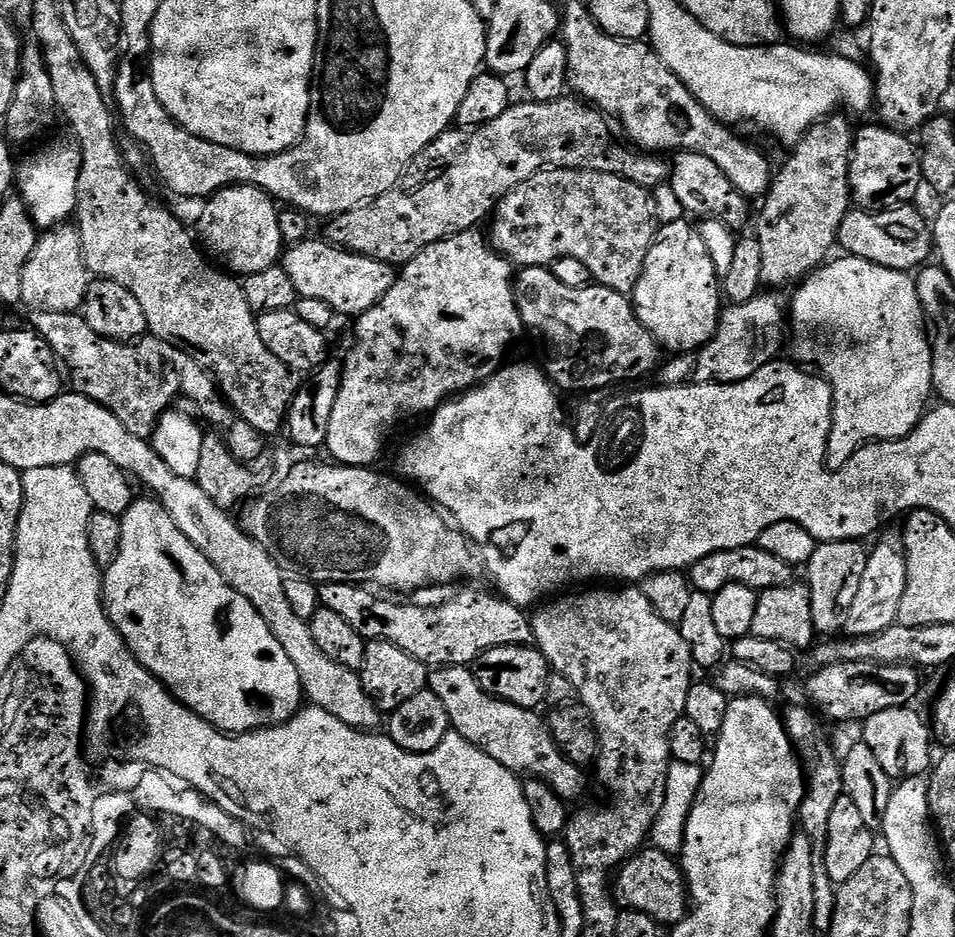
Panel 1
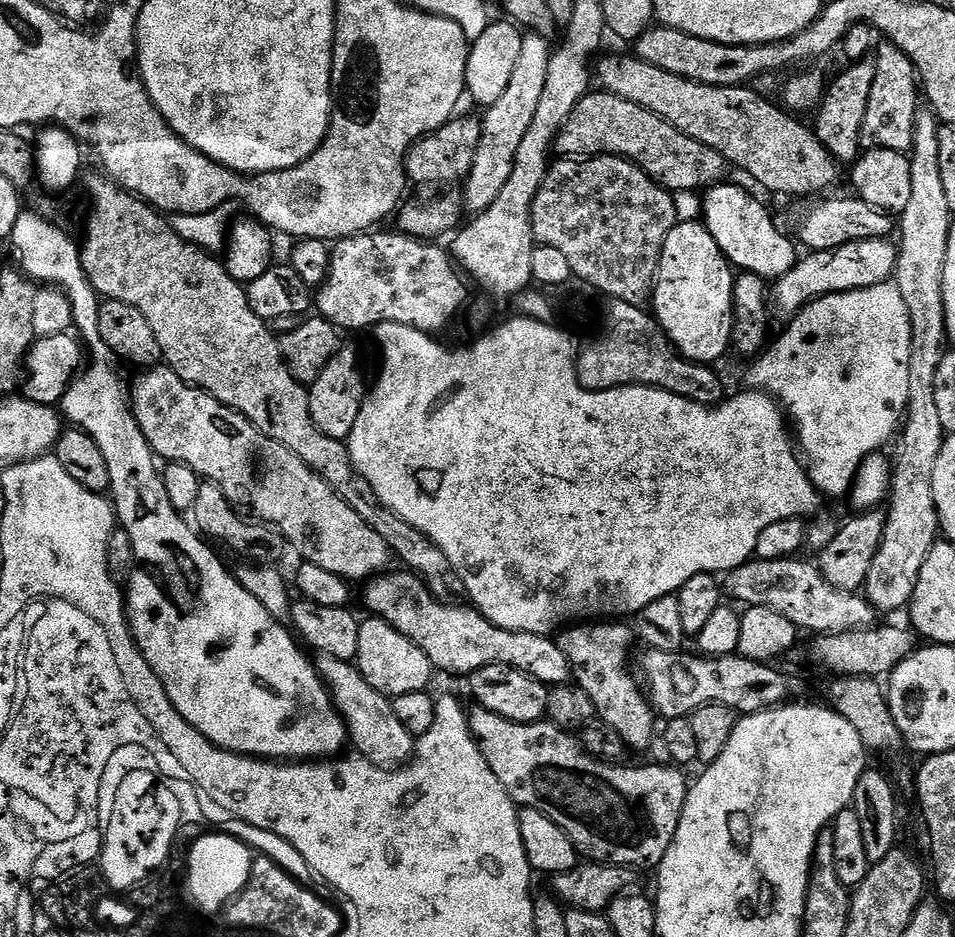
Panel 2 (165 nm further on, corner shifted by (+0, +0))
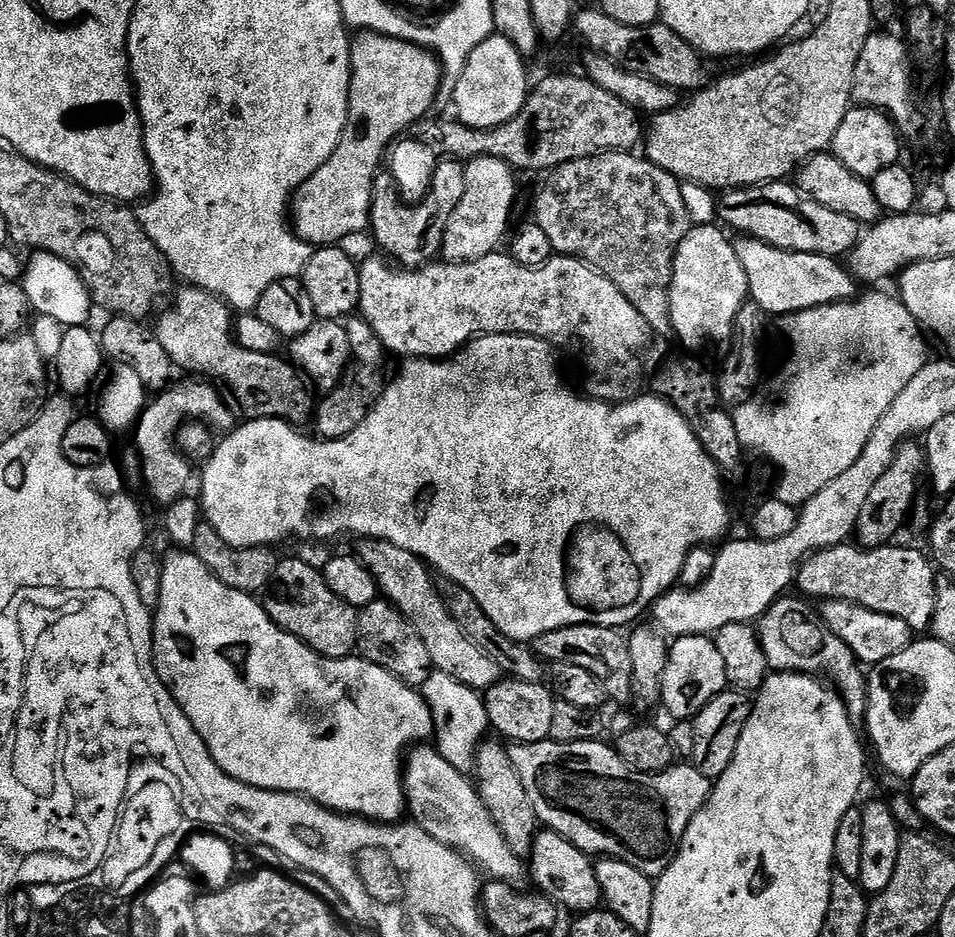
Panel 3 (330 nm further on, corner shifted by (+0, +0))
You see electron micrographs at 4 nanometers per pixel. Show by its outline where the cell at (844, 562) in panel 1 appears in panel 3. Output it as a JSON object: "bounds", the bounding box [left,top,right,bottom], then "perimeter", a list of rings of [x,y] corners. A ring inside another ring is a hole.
{"bounds":[855,442,926,548],"perimeter":[[[905,442],[894,454],[894,462],[890,464],[890,470],[878,478],[870,498],[866,498],[866,506],[862,506],[862,514],[856,523],[855,539],[861,548],[887,548],[892,540],[900,532],[904,519],[909,519],[914,505],[917,503],[916,491],[920,488],[920,475],[926,472],[926,452],[916,442]]]}

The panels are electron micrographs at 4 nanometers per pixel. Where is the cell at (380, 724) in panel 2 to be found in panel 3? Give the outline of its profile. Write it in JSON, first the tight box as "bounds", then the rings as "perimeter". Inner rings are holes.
{"bounds":[404,746,526,882],"perimeter":[[[416,746],[407,753],[404,769],[404,798],[407,811],[412,812],[415,823],[426,834],[430,834],[438,843],[444,844],[447,848],[454,848],[458,852],[464,853],[473,865],[485,877],[496,882],[516,882],[514,880],[525,879],[526,864],[521,857],[512,852],[512,848],[507,844],[507,839],[499,830],[499,826],[491,818],[483,799],[477,792],[477,785],[471,779],[467,780],[465,773],[461,769],[450,766],[446,758],[442,758],[439,748],[435,746]]]}

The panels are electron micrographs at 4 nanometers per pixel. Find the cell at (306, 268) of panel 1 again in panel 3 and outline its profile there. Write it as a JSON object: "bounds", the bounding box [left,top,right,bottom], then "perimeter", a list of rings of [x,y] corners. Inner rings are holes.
{"bounds":[359,250,654,404],"perimeter":[[[497,250],[486,258],[465,264],[433,262],[408,271],[400,266],[393,267],[383,255],[375,254],[359,265],[359,315],[374,330],[385,351],[407,359],[449,359],[477,336],[537,336],[539,340],[548,341],[553,349],[560,351],[561,348],[580,367],[580,384],[585,397],[602,400],[605,404],[633,399],[641,391],[644,355],[648,352],[648,343],[654,340],[654,333],[646,318],[630,306],[626,294],[595,268],[573,256],[556,254],[542,266],[527,268],[514,262],[511,254],[503,256],[502,253]]]}

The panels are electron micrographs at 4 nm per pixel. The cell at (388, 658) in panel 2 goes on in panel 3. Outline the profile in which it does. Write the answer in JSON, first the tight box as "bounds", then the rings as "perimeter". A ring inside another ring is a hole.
{"bounds":[358,598,434,686],"perimeter":[[[377,598],[370,606],[359,609],[358,615],[360,618],[358,648],[363,659],[382,666],[382,670],[394,674],[403,684],[423,686],[434,669],[430,650],[426,650],[426,642],[422,642],[416,627],[383,598]]]}

